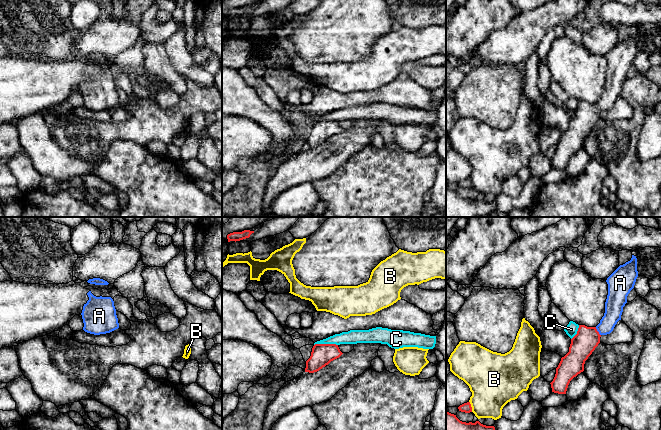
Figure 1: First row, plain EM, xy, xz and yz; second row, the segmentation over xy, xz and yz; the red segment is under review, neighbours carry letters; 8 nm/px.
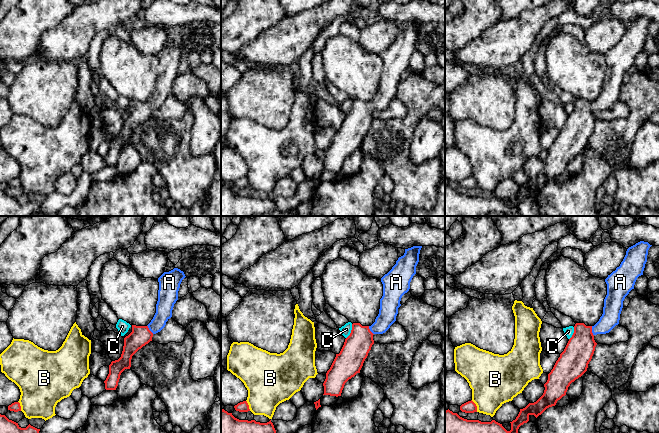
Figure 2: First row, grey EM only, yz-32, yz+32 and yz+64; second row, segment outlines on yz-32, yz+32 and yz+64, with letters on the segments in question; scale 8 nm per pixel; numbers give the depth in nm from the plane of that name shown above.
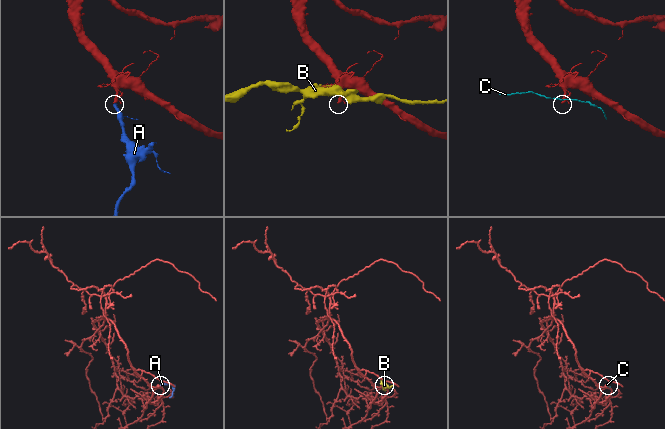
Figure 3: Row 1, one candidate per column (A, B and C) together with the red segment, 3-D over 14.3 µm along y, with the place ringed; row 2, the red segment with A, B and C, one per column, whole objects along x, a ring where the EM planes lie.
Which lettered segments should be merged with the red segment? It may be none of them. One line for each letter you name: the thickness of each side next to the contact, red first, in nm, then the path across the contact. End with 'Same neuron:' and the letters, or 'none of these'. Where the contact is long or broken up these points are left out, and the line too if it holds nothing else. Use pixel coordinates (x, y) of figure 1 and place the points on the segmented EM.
A: Thickness 190 nm (red) against 150 nm. Path across: yz (582, 345), (597, 331), (611, 317), (614, 305)
Same neuron: A

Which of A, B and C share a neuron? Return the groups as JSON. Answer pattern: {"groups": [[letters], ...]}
{"groups": [["A"], ["B"], ["C"]]}

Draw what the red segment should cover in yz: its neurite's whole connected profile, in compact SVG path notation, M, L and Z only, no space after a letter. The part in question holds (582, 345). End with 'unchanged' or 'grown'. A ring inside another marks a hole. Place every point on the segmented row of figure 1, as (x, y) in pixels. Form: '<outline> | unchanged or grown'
M632 255L630 261L620 265L607 278L608 295L604 316L596 327L579 325L577 334L571 339L569 352L561 358L556 368L555 377L550 383L552 392L566 394L570 381L584 371L585 361L600 343L600 337L610 334L621 320L627 296L634 288L637 277L637 258Z | grown

